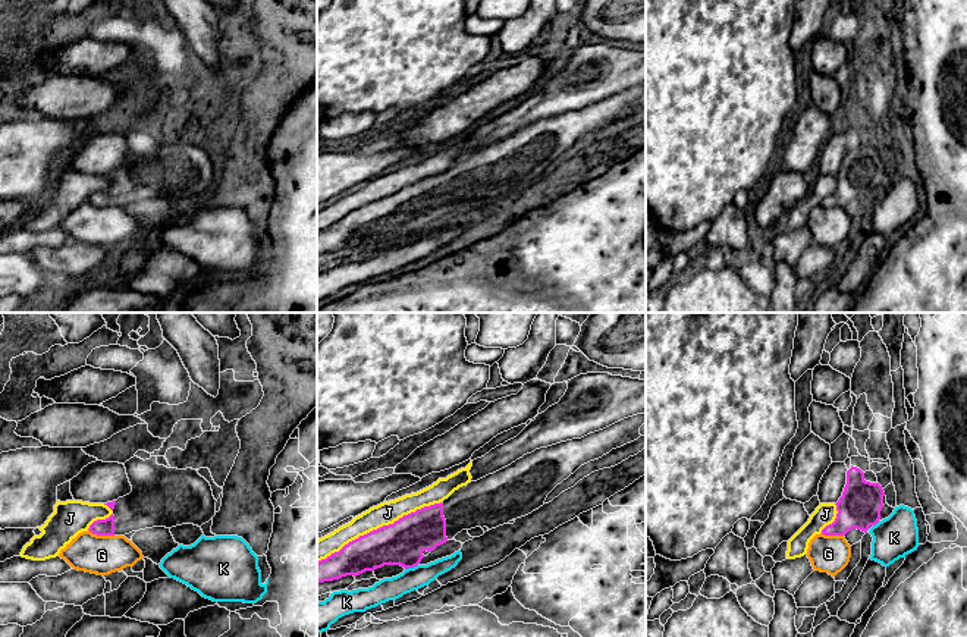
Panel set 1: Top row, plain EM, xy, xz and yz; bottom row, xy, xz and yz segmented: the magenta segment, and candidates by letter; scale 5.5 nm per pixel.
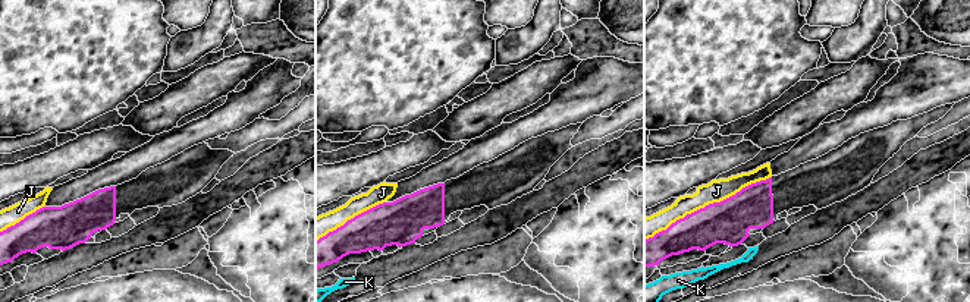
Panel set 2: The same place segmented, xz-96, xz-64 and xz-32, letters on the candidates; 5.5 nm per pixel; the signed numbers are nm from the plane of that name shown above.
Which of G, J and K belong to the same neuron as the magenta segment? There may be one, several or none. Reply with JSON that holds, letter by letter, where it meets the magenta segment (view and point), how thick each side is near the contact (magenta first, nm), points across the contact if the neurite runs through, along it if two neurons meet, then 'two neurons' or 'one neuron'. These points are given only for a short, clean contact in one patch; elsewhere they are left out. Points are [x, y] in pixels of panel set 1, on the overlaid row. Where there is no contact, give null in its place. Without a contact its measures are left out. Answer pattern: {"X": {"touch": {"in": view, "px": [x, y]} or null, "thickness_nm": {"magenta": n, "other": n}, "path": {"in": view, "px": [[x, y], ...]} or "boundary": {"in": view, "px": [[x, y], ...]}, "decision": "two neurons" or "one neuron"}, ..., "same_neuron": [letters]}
{"G": {"touch": {"in": "xy", "px": [101, 534]}, "thickness_nm": {"magenta": 100, "other": 220}, "decision": "two neurons"}, "J": {"touch": {"in": "xz", "px": [380, 527]}, "thickness_nm": {"magenta": 240, "other": 120}, "decision": "two neurons"}, "K": {"touch": {"in": "xz", "px": [411, 567]}, "thickness_nm": {"magenta": 240, "other": 130}, "boundary": {"in": "xz", "px": [[417, 564], [405, 570]]}, "decision": "two neurons"}, "same_neuron": []}

